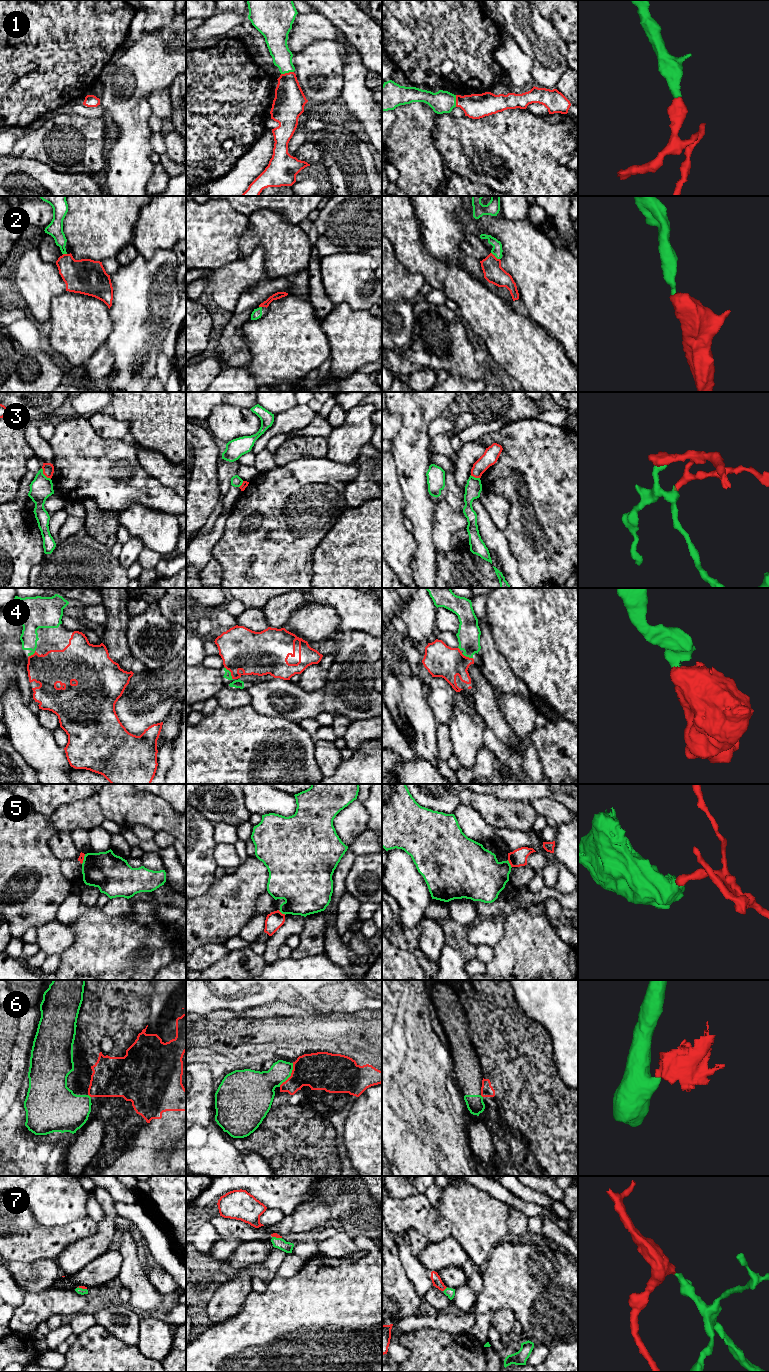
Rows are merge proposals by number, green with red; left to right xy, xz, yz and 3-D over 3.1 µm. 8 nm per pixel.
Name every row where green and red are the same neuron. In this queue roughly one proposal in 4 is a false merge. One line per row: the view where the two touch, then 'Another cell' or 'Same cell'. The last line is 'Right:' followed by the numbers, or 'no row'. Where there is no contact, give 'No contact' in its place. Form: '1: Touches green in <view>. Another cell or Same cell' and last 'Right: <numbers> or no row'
1: Touches green in xz. Same cell
2: Touches green in yz. Same cell
3: Touches green in xy. Another cell
4: Touches green in xz. Same cell
5: Touches green in yz. Another cell
6: Touches green in xz. Another cell
7: Touches green in yz. Same cell
Right: 1, 2, 4, 7

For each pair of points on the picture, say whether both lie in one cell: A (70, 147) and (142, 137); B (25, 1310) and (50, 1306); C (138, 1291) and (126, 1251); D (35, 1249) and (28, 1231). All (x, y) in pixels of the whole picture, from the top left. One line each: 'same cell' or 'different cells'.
A: different cells
B: same cell
C: same cell
D: same cell

